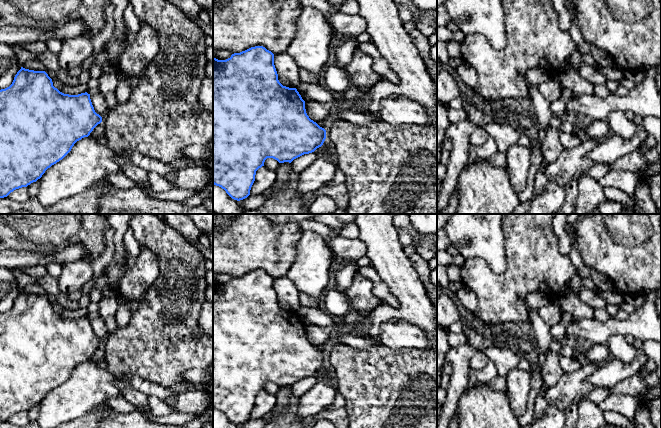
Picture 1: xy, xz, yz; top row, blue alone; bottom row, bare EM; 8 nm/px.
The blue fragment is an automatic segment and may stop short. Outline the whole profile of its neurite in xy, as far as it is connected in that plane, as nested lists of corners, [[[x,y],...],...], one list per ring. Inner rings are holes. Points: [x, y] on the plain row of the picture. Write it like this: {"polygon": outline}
{"polygon": [[[21,291],[12,308],[0,314],[0,422],[40,403],[48,392],[62,384],[77,365],[88,361],[101,346],[102,341],[95,336],[90,318],[64,318],[53,310],[45,295]]]}

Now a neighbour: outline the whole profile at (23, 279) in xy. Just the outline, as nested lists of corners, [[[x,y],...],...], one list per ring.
[[[18,268],[12,271],[21,290],[25,289],[27,285],[33,283],[34,278],[26,274],[24,271],[21,271]]]

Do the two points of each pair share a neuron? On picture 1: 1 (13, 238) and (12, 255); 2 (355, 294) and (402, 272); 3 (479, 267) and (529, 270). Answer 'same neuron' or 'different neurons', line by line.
1: different neurons
2: different neurons
3: same neuron

